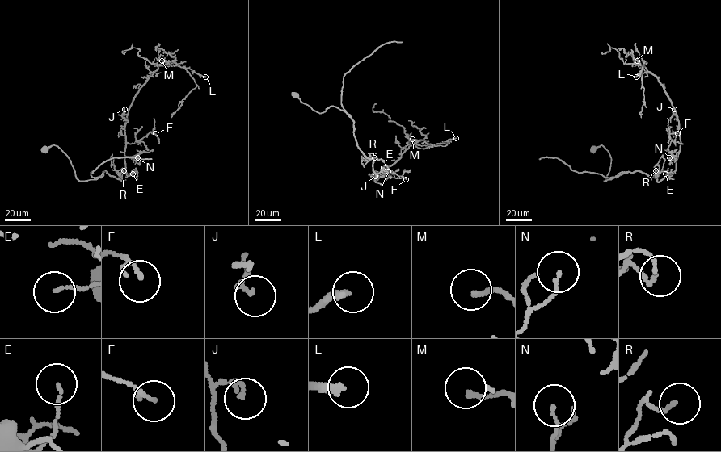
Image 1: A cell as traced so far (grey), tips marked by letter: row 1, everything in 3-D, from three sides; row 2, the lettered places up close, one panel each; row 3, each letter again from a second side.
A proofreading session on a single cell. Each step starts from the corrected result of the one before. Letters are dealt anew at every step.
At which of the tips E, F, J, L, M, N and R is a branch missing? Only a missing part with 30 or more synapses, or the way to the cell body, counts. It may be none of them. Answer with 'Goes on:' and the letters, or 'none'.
Goes on: none

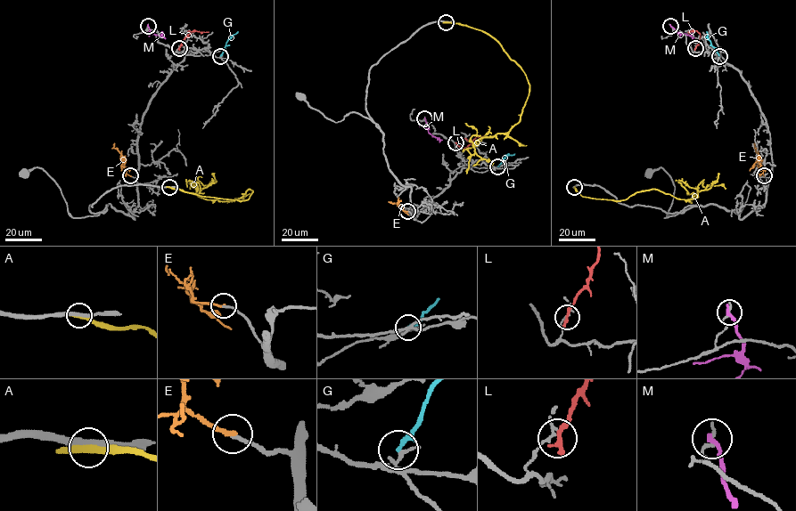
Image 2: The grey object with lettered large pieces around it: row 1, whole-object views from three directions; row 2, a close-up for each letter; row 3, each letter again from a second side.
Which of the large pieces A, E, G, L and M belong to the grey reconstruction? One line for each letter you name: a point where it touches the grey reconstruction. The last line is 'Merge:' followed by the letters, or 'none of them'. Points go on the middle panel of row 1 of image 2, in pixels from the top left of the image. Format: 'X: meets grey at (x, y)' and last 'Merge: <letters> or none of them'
E: meets grey at (407, 211)
Merge: E

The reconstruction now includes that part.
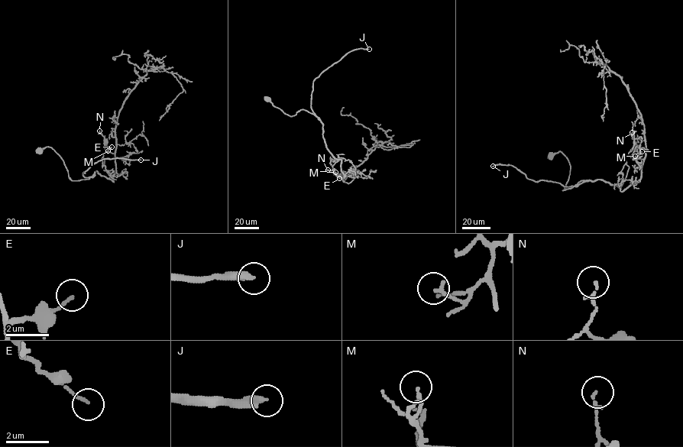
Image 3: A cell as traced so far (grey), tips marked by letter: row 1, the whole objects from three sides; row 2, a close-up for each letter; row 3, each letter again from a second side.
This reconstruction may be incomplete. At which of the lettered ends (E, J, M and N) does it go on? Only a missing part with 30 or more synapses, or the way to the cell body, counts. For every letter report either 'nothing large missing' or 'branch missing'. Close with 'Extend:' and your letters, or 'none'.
E: nothing large missing
J: branch missing
M: nothing large missing
N: nothing large missing
Extend: J

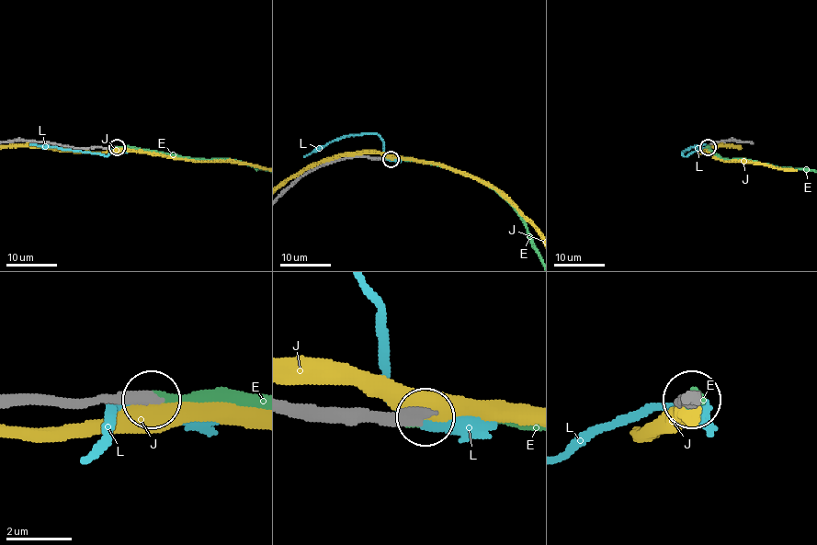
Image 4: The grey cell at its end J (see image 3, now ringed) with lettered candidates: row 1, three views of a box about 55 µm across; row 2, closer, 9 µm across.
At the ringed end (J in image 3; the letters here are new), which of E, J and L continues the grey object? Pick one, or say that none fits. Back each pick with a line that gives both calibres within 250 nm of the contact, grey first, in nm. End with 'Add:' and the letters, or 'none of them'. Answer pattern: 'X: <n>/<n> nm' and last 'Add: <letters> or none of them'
E: 440/300 nm
Add: E

